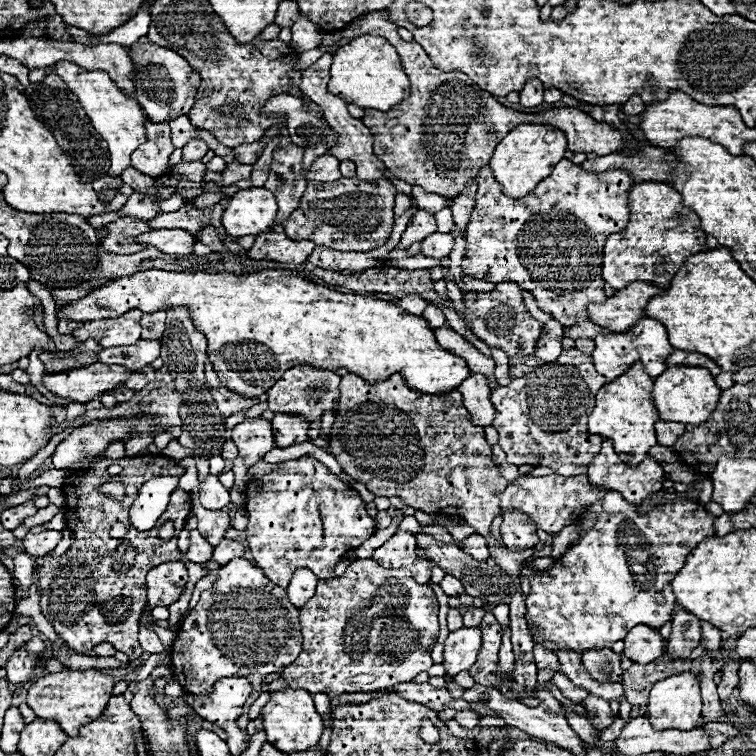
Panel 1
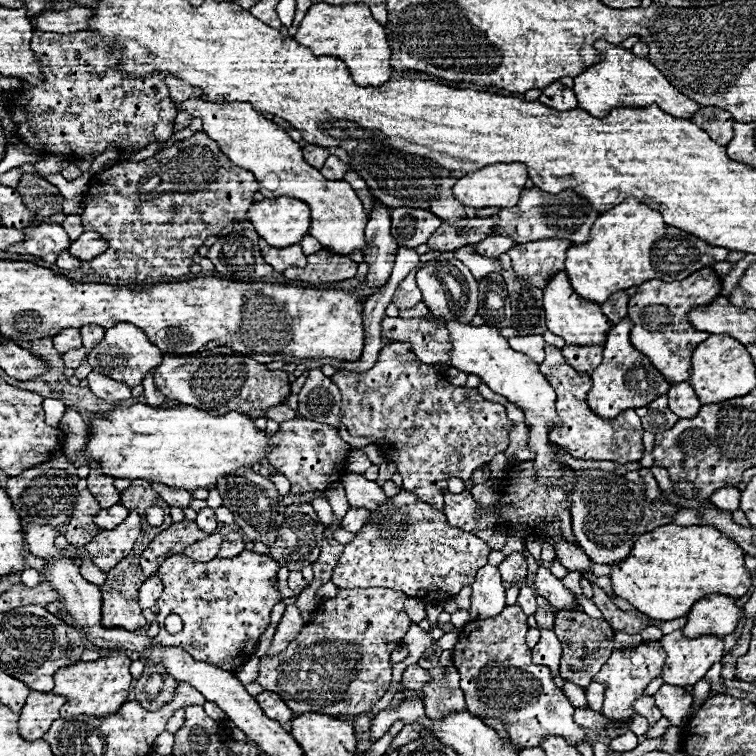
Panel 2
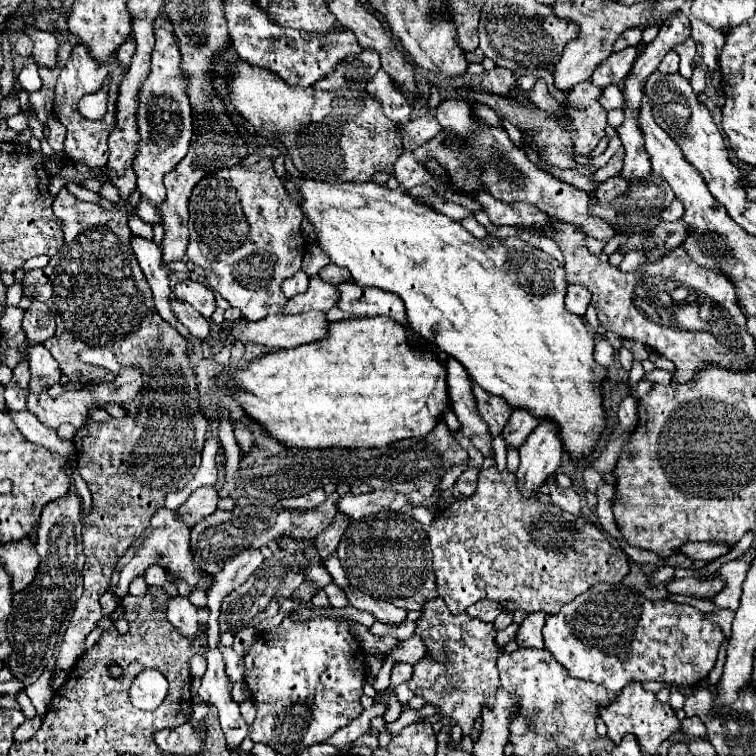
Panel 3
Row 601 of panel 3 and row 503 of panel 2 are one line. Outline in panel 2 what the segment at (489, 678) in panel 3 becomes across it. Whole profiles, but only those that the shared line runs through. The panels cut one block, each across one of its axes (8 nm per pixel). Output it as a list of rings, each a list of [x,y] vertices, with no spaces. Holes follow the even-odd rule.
[[[392,342],[378,354],[374,368],[366,372],[338,370],[332,376],[342,394],[342,422],[352,436],[370,436],[383,451],[388,450],[390,461],[396,462],[398,472],[404,478],[404,488],[418,494],[420,500],[430,502],[442,510],[442,502],[432,502],[446,490],[446,478],[456,476],[466,482],[466,490],[472,488],[472,472],[488,464],[498,452],[506,452],[510,444],[510,430],[514,422],[506,418],[504,406],[484,400],[476,388],[454,386],[440,376],[432,366],[420,362],[408,344]]]

